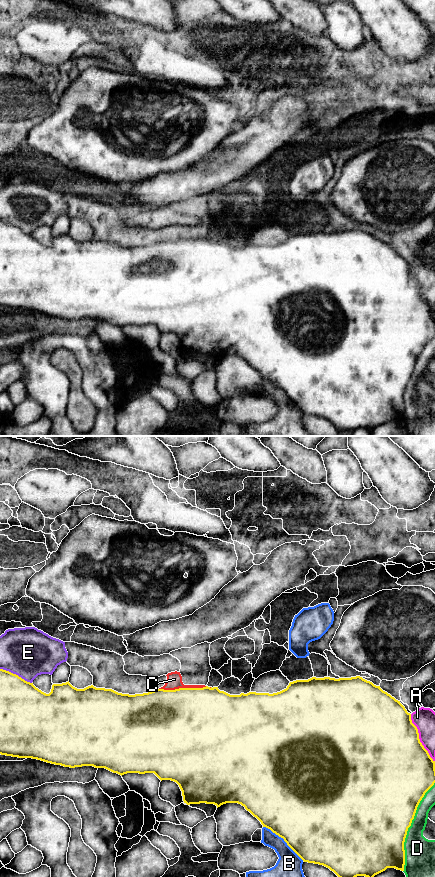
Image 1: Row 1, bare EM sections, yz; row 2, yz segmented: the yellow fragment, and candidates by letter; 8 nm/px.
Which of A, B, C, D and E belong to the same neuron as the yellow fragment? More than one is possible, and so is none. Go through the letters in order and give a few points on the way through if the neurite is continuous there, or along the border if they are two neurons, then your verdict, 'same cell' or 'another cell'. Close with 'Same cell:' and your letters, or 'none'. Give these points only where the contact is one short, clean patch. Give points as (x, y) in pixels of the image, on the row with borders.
A: another cell
B: another cell
C: another cell
D: another cell
E: another cell
Same cell: none

